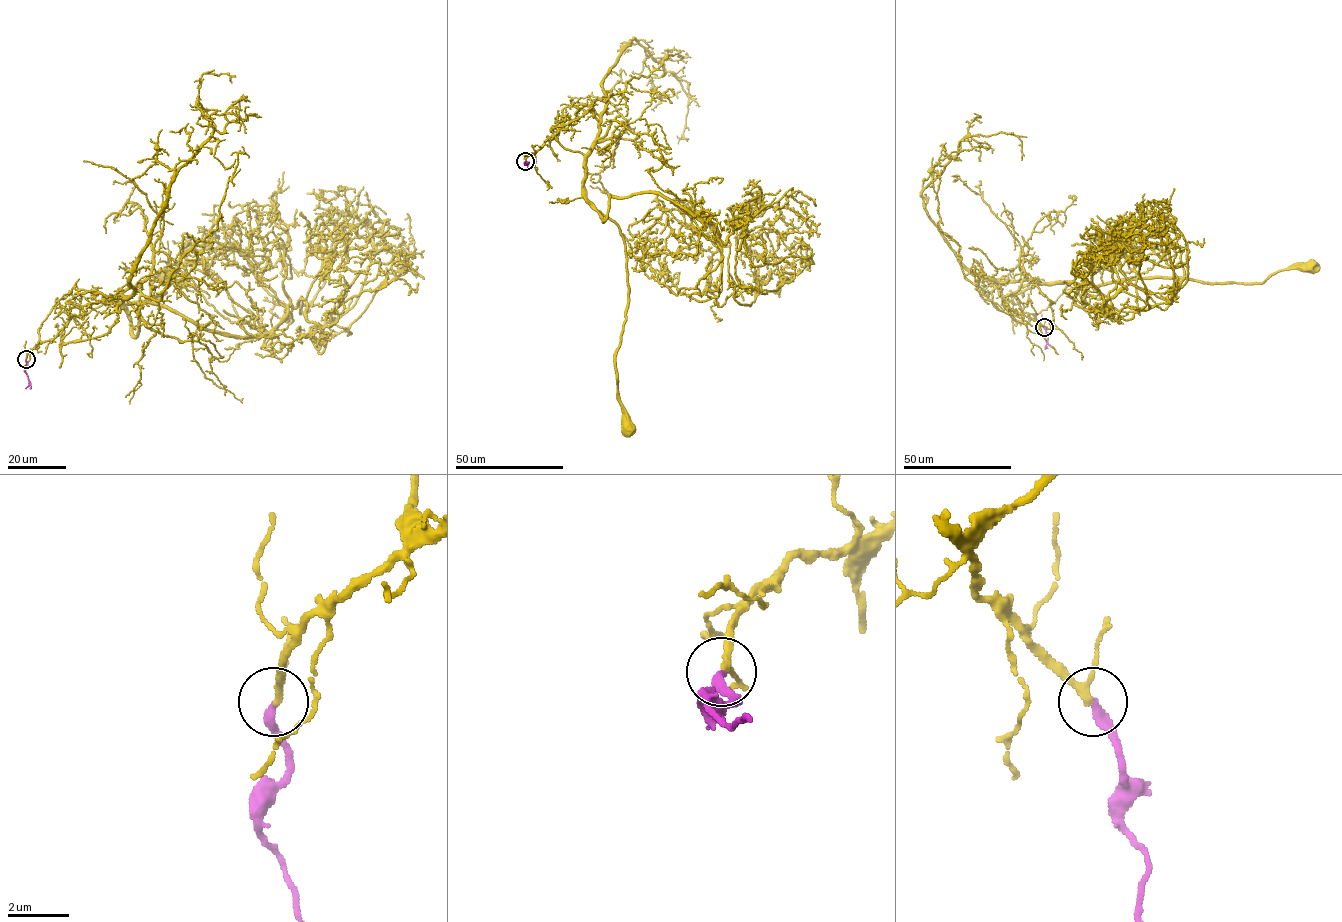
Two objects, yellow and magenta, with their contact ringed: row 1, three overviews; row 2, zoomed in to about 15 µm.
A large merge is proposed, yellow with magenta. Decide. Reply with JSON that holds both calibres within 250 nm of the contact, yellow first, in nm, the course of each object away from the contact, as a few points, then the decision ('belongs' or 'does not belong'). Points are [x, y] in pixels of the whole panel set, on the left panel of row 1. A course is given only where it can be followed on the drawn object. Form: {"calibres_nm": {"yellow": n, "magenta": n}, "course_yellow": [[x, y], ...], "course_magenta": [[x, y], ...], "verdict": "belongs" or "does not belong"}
{"calibres_nm": {"yellow": 200, "magenta": 320}, "course_yellow": [[26, 359], [55, 336], [74, 307], [105, 297], [142, 303], [165, 293], [159, 299], [147, 300], [163, 275]], "course_magenta": [[26, 359], [25, 370], [30, 382], [26, 388]], "verdict": "belongs"}

